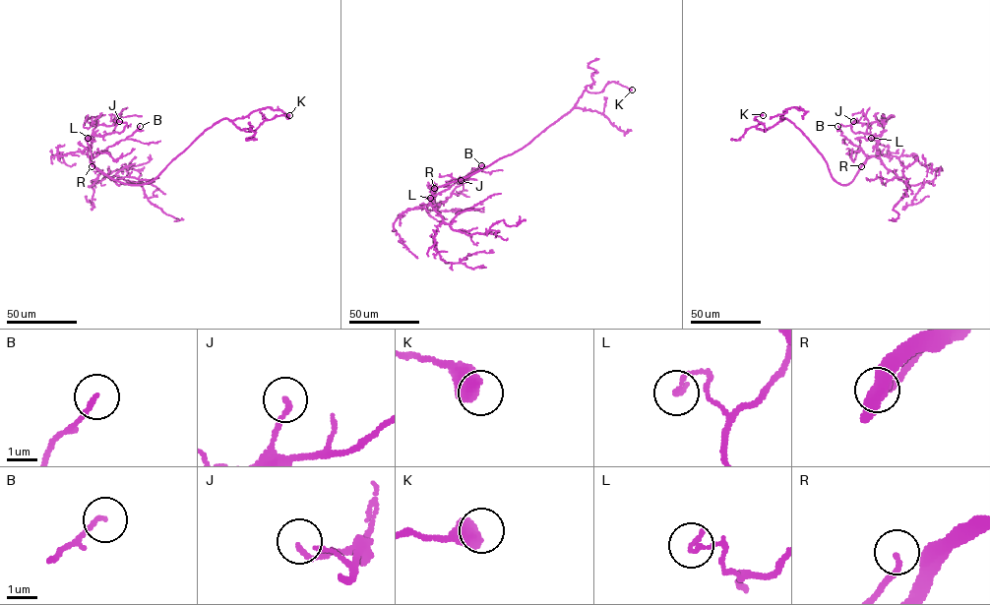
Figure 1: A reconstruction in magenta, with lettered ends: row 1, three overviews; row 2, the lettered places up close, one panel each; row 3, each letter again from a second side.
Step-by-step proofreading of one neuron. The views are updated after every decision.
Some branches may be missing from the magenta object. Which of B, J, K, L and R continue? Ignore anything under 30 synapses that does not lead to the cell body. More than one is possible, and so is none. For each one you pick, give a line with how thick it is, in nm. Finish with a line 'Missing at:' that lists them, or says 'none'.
R: calibre 180 nm
Missing at: R

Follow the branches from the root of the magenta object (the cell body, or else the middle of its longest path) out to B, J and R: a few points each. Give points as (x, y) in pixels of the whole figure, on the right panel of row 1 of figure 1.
B: (844, 185), (853, 180), (868, 156), (841, 135), (837, 126)
J: (844, 185), (853, 180), (867, 158), (876, 155), (882, 135), (854, 133), (853, 121)
R: (844, 185), (853, 180), (861, 166)

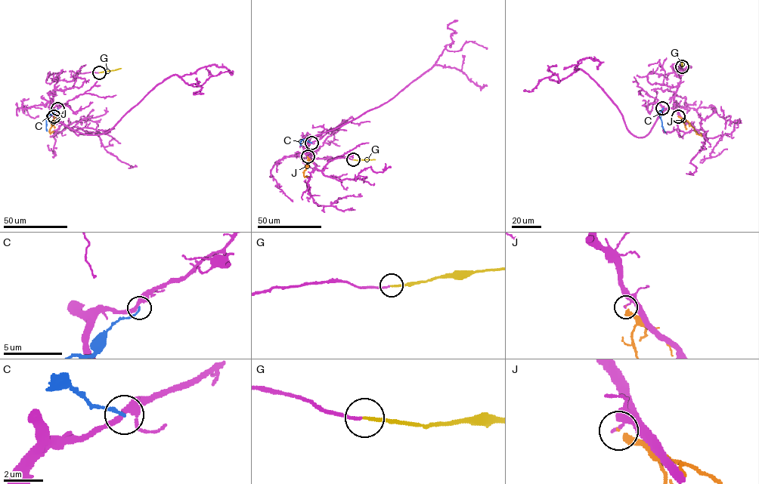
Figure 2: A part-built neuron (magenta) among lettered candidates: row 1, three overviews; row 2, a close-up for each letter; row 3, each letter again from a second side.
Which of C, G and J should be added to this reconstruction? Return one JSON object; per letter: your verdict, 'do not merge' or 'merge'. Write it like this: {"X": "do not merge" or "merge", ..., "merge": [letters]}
{"C": "do not merge", "G": "merge", "J": "do not merge", "merge": ["G"]}

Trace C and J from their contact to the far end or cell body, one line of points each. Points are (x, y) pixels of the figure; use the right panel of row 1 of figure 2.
C: (662, 108), (659, 114), (665, 132)
J: (678, 116), (689, 122), (698, 134), (701, 133)

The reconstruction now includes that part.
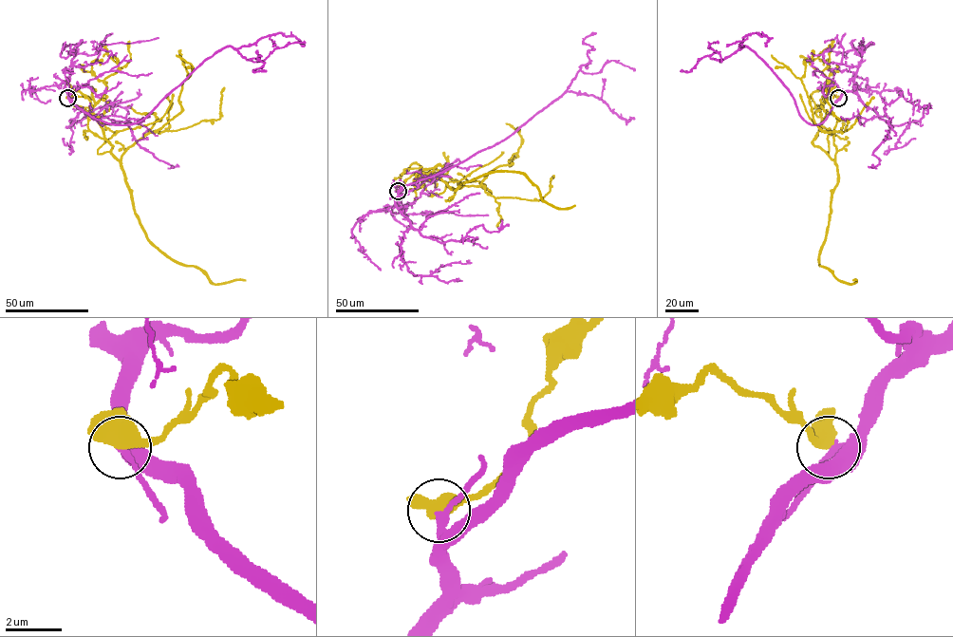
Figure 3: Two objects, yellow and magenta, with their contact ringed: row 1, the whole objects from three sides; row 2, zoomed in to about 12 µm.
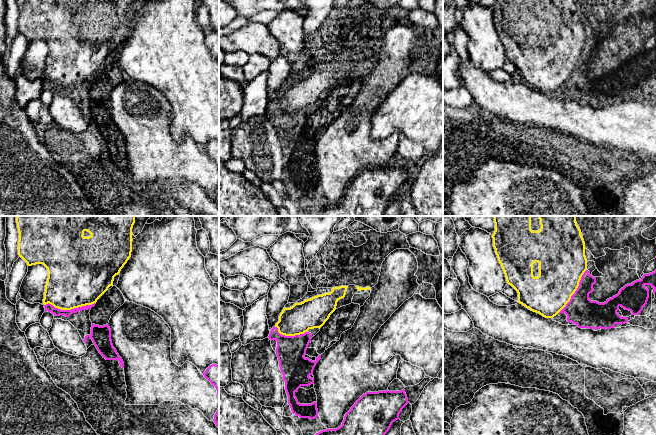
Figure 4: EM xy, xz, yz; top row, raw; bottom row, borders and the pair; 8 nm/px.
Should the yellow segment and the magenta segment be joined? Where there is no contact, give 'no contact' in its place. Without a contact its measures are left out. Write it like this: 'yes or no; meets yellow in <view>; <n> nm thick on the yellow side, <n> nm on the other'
no; meets yellow in xy; 440 nm thick on the yellow side, 70 nm on the other

